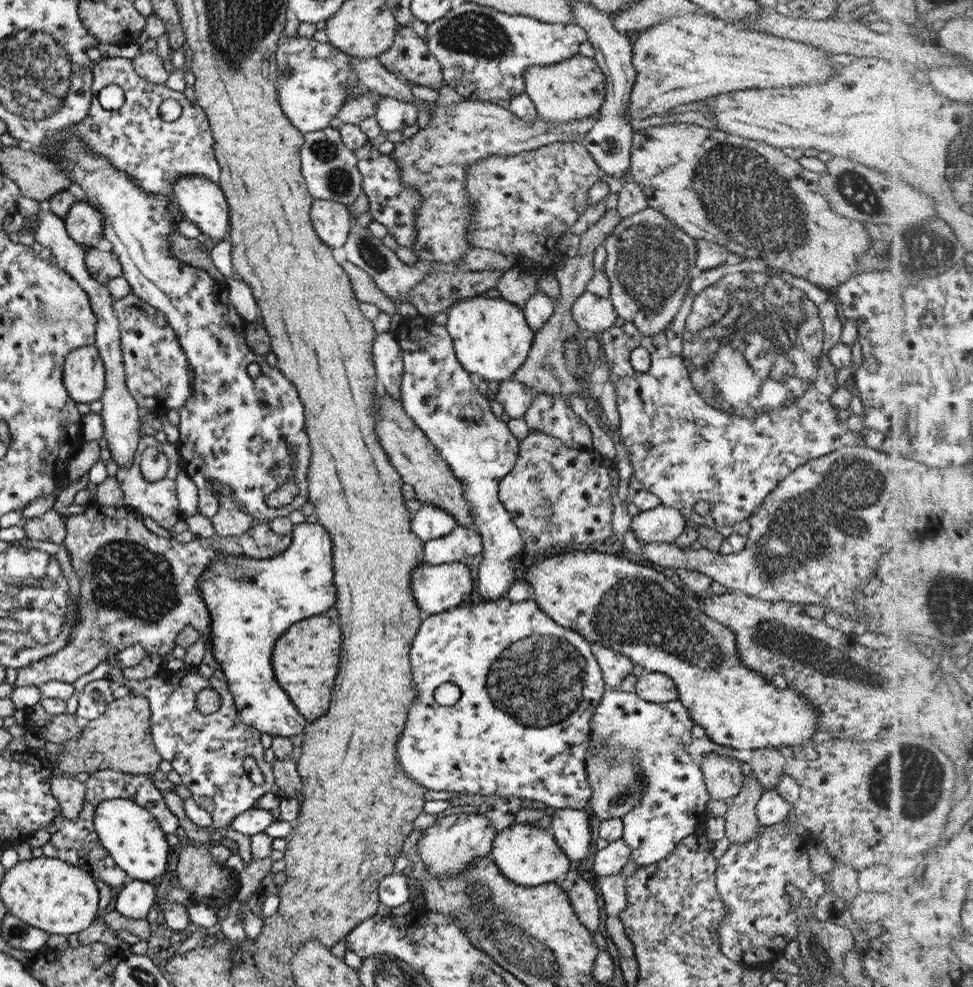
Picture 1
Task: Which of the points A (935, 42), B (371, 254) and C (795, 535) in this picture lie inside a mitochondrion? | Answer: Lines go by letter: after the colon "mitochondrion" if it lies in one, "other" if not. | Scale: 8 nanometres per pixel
A: other
B: mitochondrion
C: mitochondrion

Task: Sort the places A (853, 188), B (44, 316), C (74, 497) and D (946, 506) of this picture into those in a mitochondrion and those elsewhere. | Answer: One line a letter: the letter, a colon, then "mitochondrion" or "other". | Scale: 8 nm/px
A: mitochondrion
B: mitochondrion
C: other
D: other

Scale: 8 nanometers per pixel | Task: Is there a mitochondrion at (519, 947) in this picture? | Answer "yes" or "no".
yes

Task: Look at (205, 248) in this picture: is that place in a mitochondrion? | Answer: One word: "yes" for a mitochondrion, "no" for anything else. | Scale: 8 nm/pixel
no

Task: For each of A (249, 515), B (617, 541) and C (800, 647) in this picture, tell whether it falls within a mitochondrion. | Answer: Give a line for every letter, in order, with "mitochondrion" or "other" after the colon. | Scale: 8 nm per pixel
A: other
B: other
C: mitochondrion

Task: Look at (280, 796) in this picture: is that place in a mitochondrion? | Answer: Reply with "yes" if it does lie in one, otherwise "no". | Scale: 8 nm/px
no

